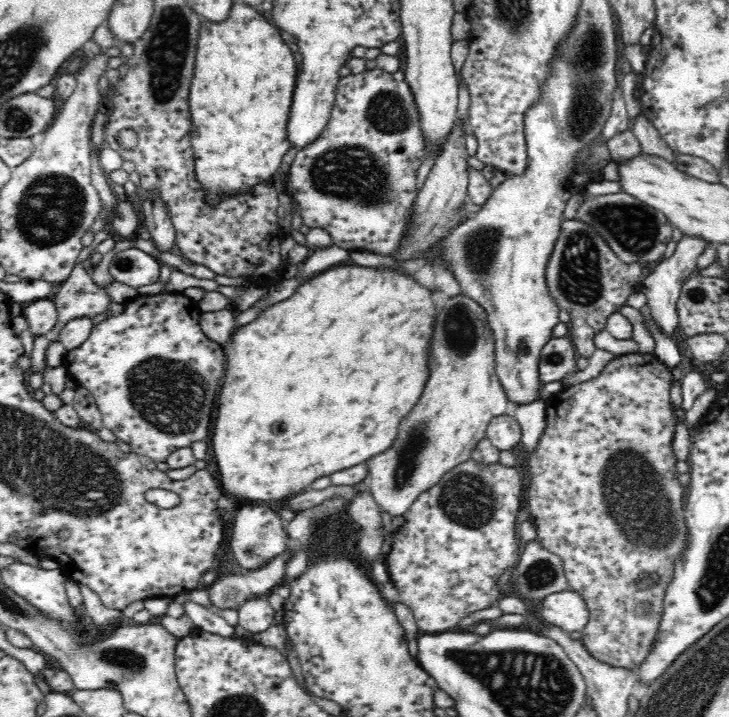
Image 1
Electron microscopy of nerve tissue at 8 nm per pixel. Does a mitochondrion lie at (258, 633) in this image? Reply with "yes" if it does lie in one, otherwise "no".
no

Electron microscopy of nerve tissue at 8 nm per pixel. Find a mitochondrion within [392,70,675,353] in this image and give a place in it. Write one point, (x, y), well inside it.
(579, 278)

